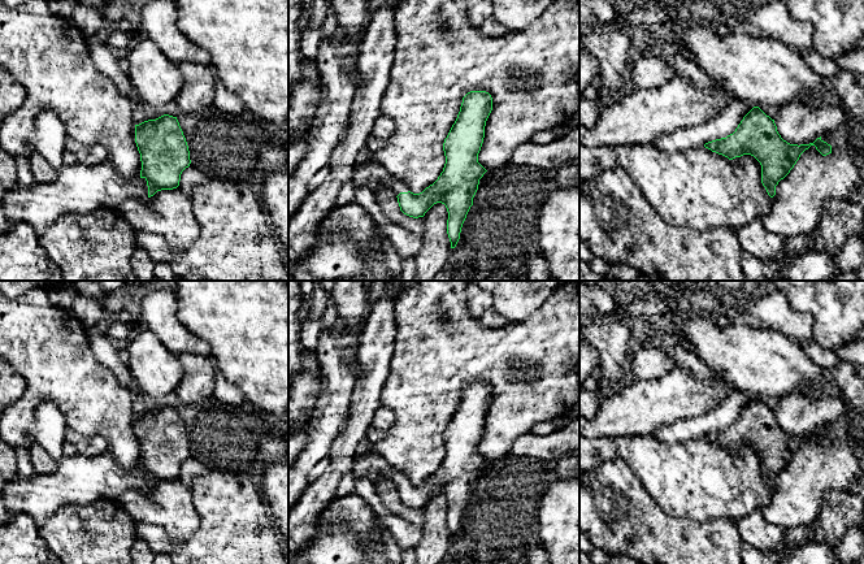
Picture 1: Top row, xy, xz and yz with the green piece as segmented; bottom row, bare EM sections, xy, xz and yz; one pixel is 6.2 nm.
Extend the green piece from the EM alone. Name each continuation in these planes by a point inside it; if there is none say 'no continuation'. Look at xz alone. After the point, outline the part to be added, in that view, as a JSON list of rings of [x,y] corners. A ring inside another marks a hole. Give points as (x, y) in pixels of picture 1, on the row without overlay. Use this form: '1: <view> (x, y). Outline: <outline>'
1: xz (372, 465). Outline: [[[375,447],[364,455],[356,454],[352,476],[353,478],[368,478],[373,483],[379,478],[390,480],[396,487],[400,483],[409,482],[404,473],[392,468],[390,463],[378,454]]]

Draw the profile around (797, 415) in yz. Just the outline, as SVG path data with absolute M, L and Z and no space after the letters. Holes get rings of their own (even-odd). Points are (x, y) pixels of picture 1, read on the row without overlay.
M828 391L820 399L808 399L799 392L780 398L774 409L777 422L790 435L809 435L845 412L842 395Z

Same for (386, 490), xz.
M379 478L374 482L377 495L391 515L417 526L424 525L424 508L413 509L400 502L398 489L392 481Z

